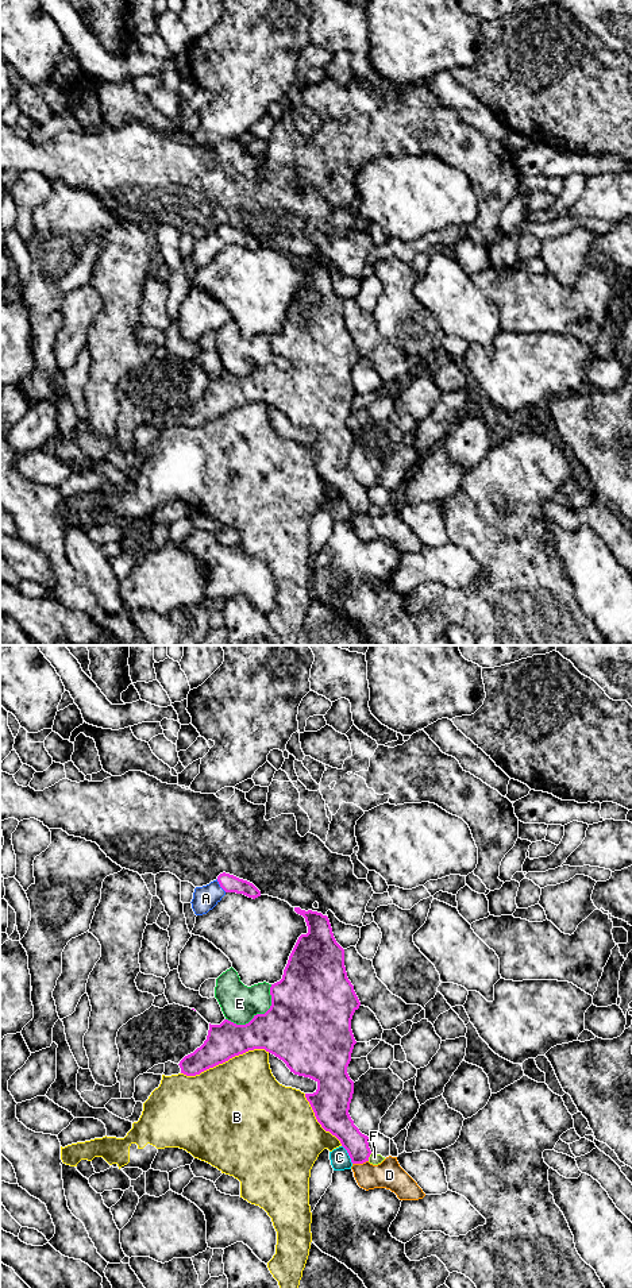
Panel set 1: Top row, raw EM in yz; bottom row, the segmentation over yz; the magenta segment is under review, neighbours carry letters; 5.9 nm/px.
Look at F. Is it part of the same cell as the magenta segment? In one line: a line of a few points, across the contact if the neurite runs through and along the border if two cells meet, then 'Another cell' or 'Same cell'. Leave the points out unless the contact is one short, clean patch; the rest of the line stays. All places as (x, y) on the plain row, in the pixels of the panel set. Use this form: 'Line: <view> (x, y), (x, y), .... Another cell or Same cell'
Line: yz (372, 505), (367, 512). Another cell

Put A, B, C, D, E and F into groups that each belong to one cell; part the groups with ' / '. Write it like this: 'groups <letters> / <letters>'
groups A / B / C / D / E / F

